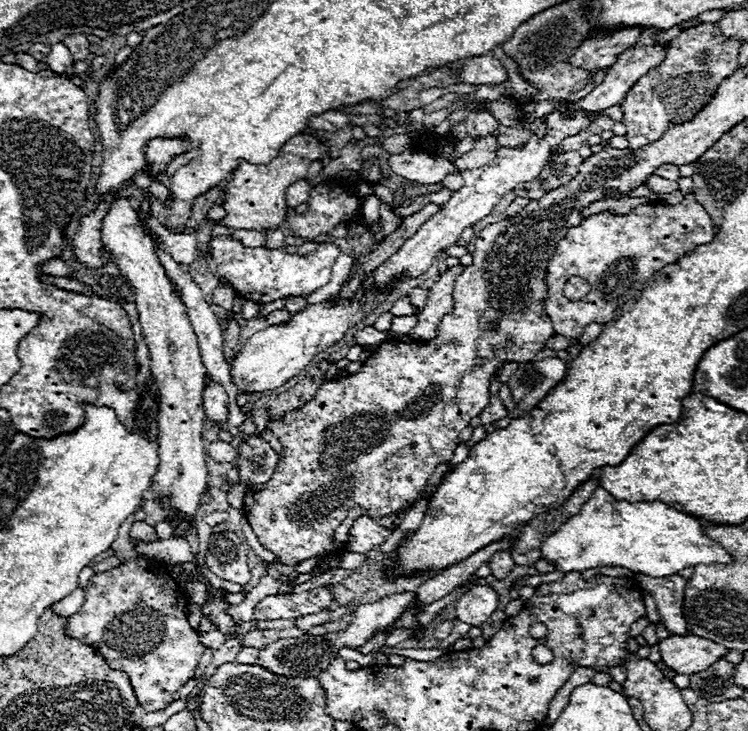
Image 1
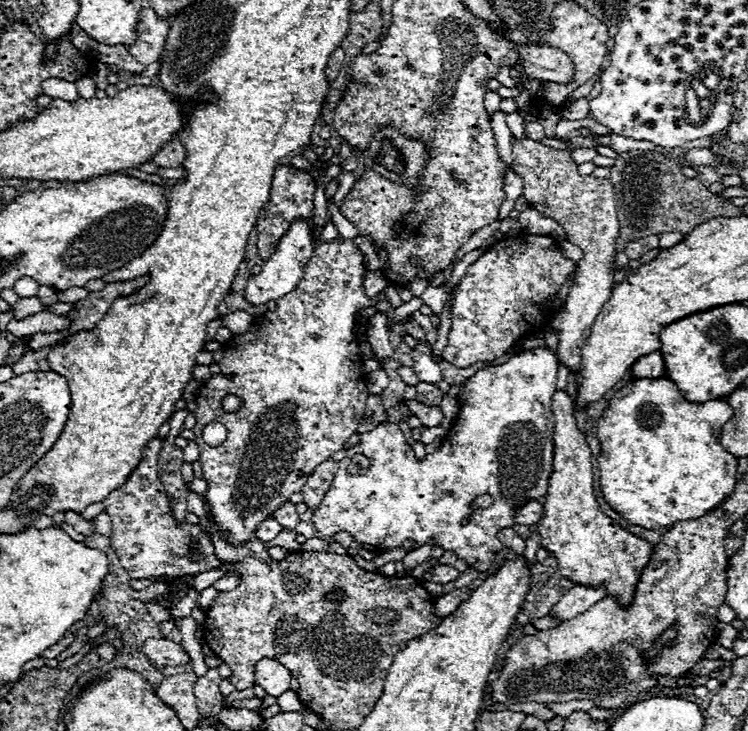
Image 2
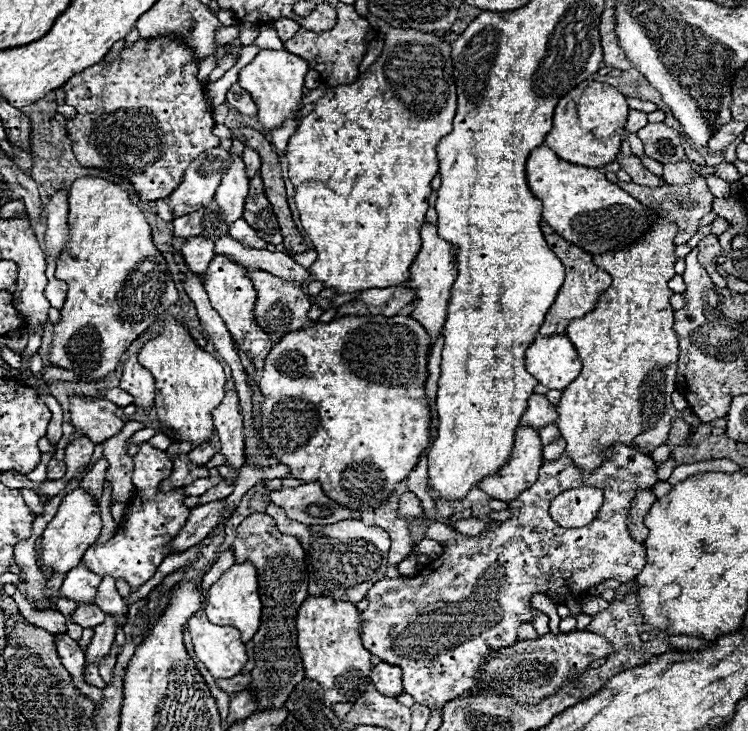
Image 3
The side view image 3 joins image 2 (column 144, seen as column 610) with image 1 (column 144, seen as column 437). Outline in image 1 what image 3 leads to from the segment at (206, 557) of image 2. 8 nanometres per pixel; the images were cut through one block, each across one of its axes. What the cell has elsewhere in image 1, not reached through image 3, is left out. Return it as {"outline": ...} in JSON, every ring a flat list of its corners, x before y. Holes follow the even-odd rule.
{"outline":[[134,522,132,528,130,528,130,536,136,538,136,540,158,540,156,532,152,526,148,526,146,522],[128,560,104,574,90,578,84,588,86,600,82,608,68,618,66,634,82,644,92,646,112,670,124,670,134,686,134,694,146,712,162,710,172,704,172,694,178,692,198,668,204,646,192,632,186,620,186,600,174,580,156,568,154,560]]}

